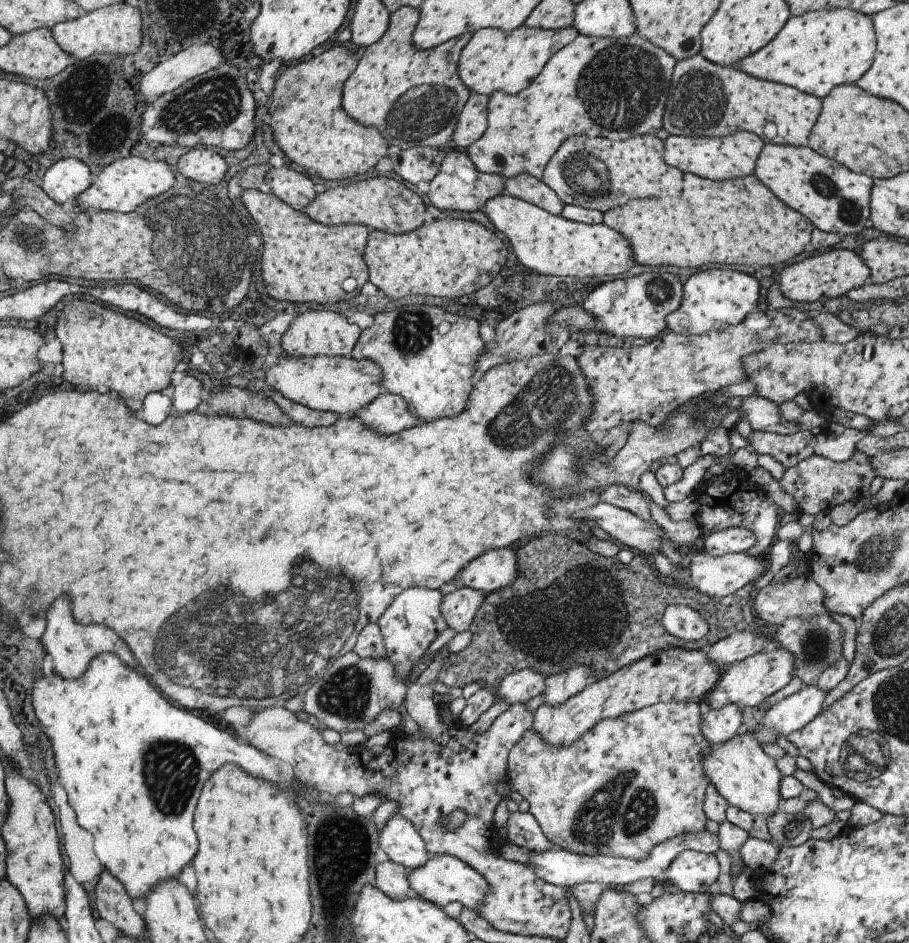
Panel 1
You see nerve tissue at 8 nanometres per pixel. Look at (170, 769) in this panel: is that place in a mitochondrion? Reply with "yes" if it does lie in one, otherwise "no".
yes

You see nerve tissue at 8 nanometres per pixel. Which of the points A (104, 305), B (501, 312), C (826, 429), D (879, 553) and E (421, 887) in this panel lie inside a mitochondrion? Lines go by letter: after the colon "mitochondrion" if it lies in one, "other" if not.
A: other
B: other
C: other
D: mitochondrion
E: other

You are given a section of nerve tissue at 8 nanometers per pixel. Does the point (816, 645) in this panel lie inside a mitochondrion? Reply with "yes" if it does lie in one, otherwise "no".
yes

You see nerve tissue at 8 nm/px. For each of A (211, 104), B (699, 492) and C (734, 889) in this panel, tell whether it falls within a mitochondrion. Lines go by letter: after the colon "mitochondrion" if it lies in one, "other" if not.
A: mitochondrion
B: other
C: other

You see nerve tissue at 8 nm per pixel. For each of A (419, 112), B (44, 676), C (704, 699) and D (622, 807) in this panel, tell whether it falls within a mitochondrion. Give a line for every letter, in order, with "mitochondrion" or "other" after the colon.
A: mitochondrion
B: other
C: other
D: mitochondrion

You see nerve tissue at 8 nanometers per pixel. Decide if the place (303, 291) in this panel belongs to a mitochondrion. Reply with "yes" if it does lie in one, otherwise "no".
no

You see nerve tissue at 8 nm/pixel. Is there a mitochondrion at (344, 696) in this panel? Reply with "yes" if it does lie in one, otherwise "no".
yes

